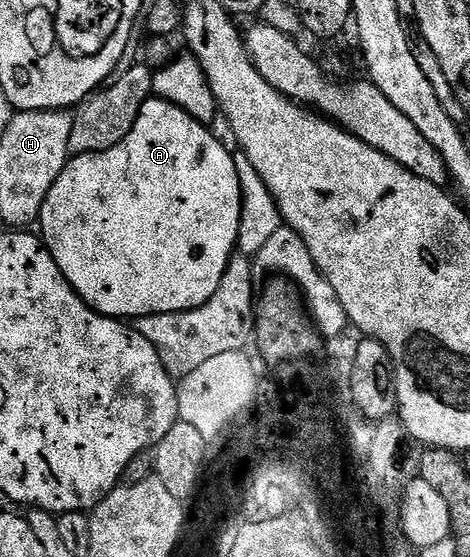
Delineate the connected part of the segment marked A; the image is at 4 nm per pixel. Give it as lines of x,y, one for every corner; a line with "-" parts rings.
155,97
148,99
142,105
142,109
138,113
138,121
134,121
134,129
130,129
130,133
118,145
114,145
105,151
95,151
89,155
74,155
69,158
65,167
58,175
58,179
54,181
49,195
46,196
43,207
42,222
44,221
44,231
42,230
42,242
48,248
48,252
54,257
54,261
58,265
58,269
62,269
62,277
66,277
66,281
80,295
81,299
88,304
92,310
97,311
99,315
107,315
109,319
118,319
121,321
133,321
138,318
146,317
150,314
174,314
179,311
193,310
200,307
203,303
210,301
218,290
223,275
227,271
234,252
237,250
236,238
238,237
238,225
240,224
240,182
238,181
238,169
236,168
237,160
232,159
232,155
211,135
209,128
205,124
200,123
194,117
190,117
182,109
178,109
174,105
170,105
164,99

